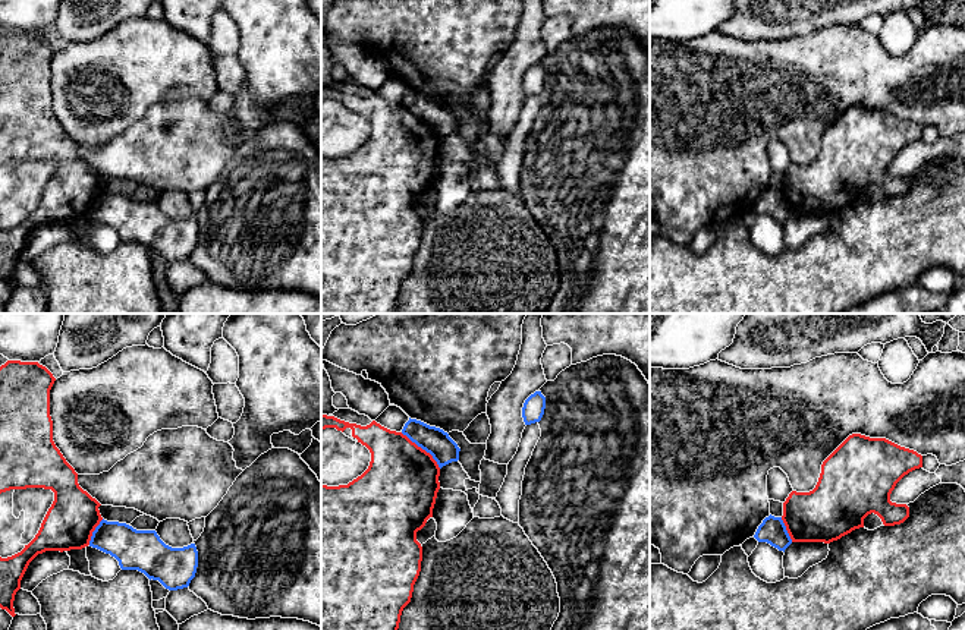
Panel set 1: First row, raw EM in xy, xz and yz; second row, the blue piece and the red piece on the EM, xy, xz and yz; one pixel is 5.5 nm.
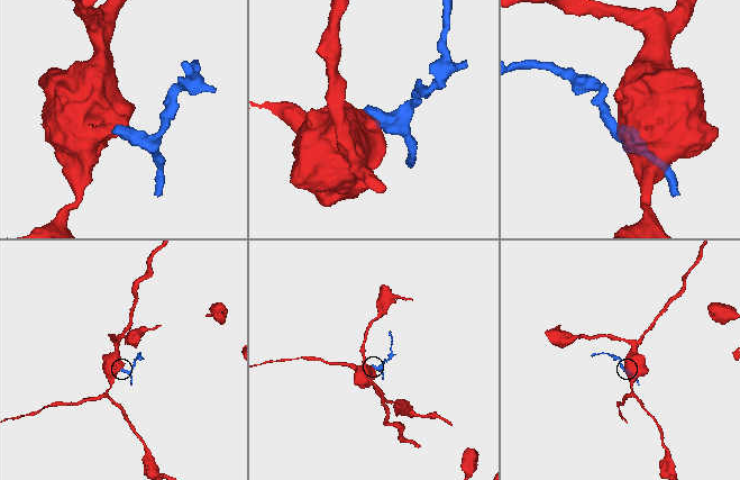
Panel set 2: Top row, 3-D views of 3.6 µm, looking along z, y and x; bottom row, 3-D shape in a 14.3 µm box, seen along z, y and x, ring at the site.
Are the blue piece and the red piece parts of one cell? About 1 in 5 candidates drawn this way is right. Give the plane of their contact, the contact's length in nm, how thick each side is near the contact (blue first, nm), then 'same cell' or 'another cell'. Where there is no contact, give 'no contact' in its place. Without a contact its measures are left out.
xz | 300 nm | 150/400 nm | another cell

